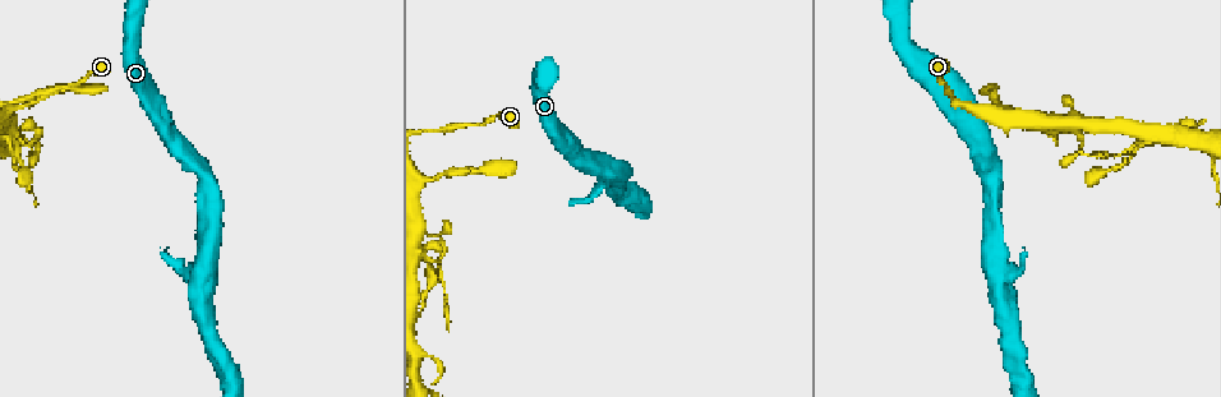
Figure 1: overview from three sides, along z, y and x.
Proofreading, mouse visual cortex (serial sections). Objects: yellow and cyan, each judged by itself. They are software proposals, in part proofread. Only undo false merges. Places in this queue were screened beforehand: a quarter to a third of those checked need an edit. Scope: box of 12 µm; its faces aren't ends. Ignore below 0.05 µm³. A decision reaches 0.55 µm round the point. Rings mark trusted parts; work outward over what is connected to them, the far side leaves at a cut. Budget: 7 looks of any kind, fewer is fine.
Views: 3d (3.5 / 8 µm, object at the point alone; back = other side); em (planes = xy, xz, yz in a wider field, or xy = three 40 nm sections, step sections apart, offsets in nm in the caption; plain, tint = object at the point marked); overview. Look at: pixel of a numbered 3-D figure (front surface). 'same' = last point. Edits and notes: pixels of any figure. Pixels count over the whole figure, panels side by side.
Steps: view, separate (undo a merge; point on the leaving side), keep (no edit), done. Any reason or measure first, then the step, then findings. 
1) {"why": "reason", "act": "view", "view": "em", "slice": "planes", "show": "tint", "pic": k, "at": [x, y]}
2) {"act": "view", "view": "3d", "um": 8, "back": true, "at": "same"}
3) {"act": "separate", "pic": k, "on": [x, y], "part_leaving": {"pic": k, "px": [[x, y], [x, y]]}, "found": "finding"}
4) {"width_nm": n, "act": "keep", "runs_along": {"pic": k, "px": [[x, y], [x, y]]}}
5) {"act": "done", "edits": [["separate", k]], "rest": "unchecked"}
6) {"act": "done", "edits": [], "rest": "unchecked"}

{"act": "view", "view": "3d", "um": 3.5, "pic": 1, "at": [425, 132]}

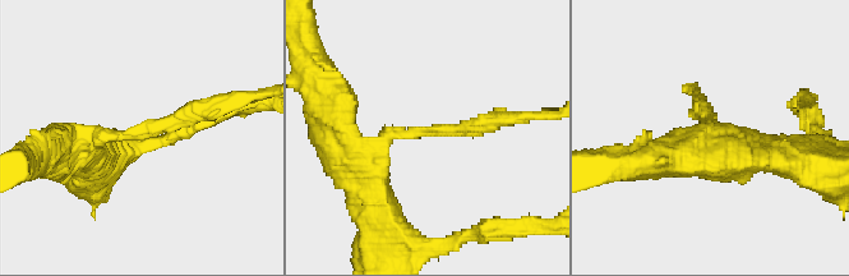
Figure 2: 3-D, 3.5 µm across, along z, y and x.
{"arm_widths_nm": [200, 250], "why": "need the tissue", "act": "view", "view": "em", "slice": "xy", "step": 1, "show": "plain", "pic": 2, "at": [141, 128]}

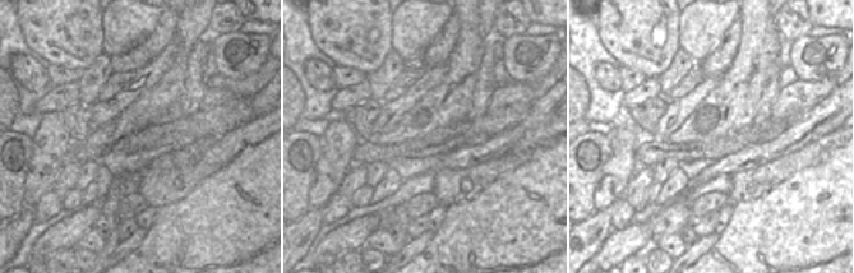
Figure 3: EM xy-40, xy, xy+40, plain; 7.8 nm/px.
{"act": "view", "view": "em", "slice": "xy", "step": 1, "show": "tint", "at": "same"}

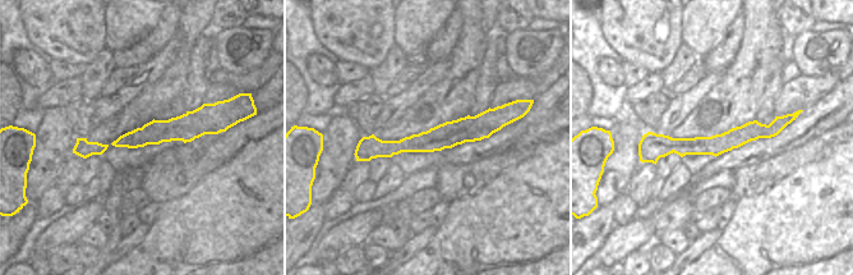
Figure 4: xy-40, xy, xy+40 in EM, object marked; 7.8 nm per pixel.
{"act": "keep", "runs_along": {"pic": 4, "px": [[494, 124], [396, 147], [362, 145]]}, "found": "continuous, no second cell"}

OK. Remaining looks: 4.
{"why": "branch point", "act": "view", "view": "3d", "um": 3.5, "pic": 1, "at": [1003, 278]}

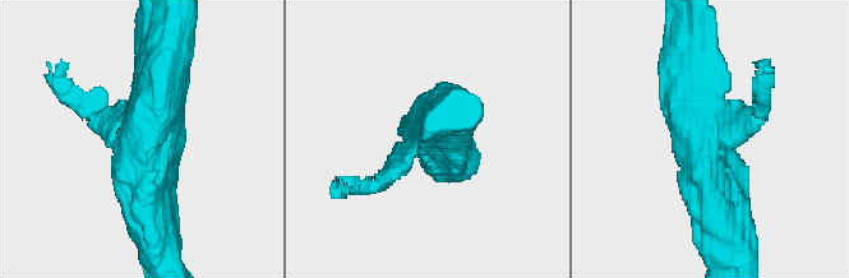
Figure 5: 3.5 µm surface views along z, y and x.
{"why": "need the tissue", "act": "view", "view": "em", "slice": "planes", "show": "tint", "pic": 5, "at": [414, 137]}

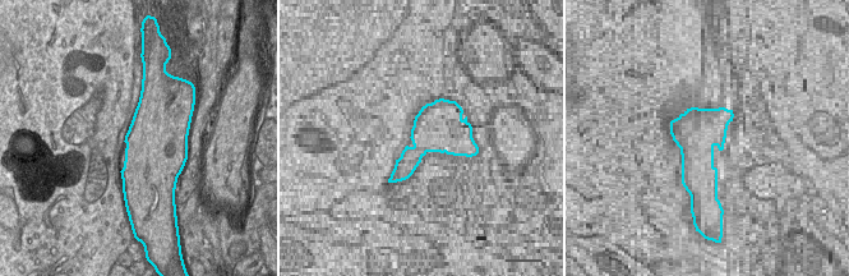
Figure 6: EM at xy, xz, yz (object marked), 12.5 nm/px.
{"act": "view", "view": "em", "slice": "xy", "step": 1, "show": "tint", "at": "same"}

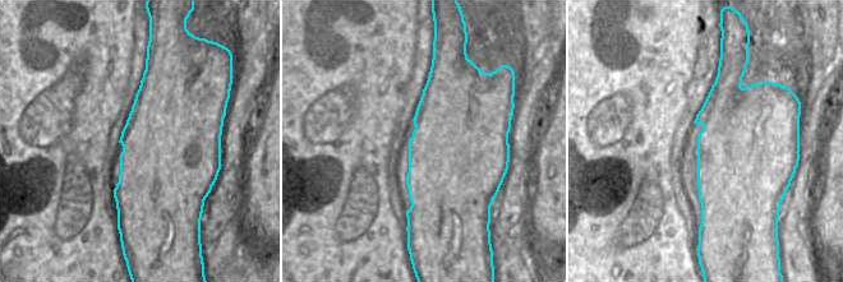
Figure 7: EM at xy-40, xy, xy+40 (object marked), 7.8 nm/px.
{"width_nm": 700, "act": "separate", "pic": 5, "on": [758, 112], "part_leaving": {"pic": 5, "px": [[724, 130], [760, 114], [766, 63]]}, "found": "a second cell is stuck on"}

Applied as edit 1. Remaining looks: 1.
{"act": "done", "edits": [["separate", 5]], "rest": "unchecked"}

